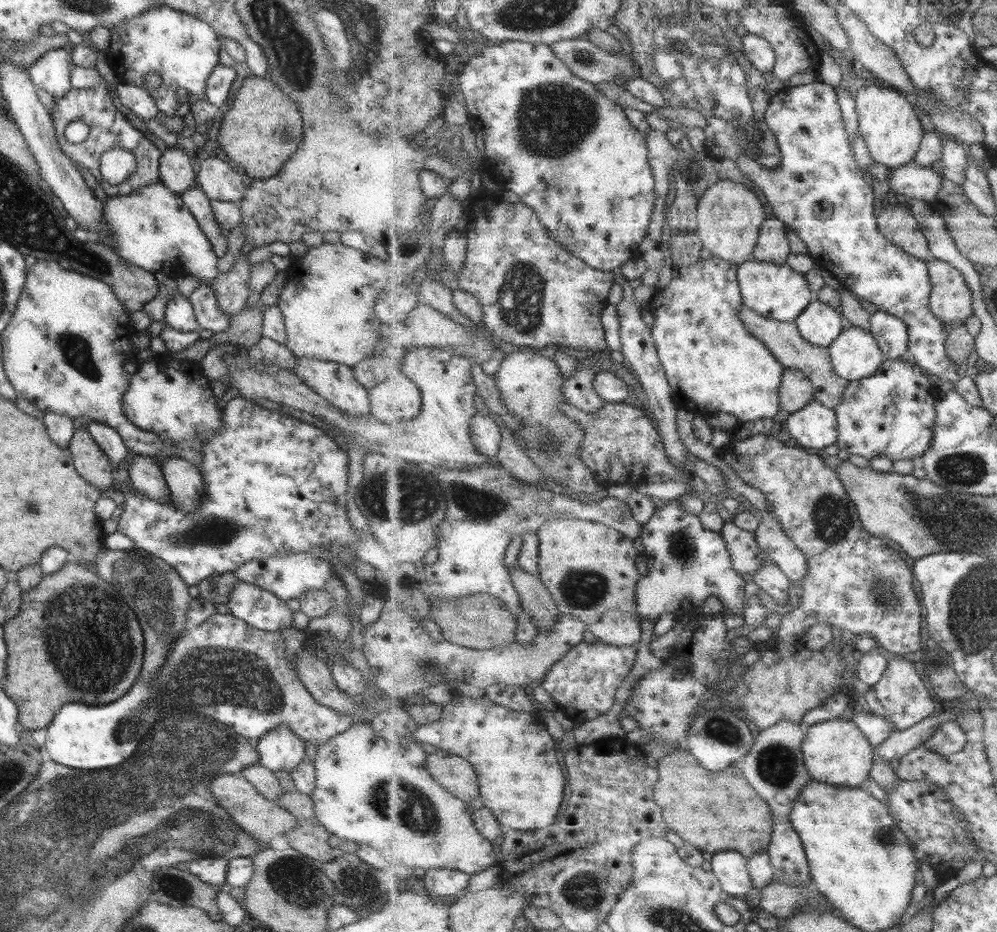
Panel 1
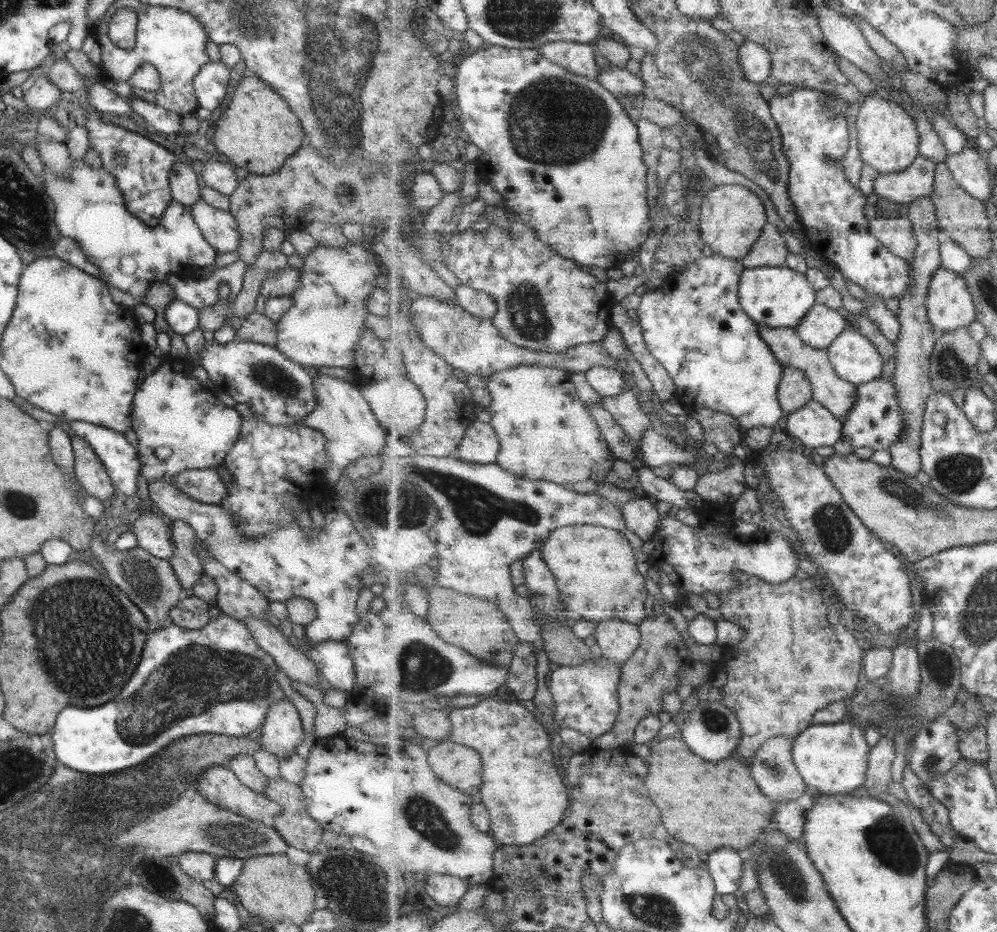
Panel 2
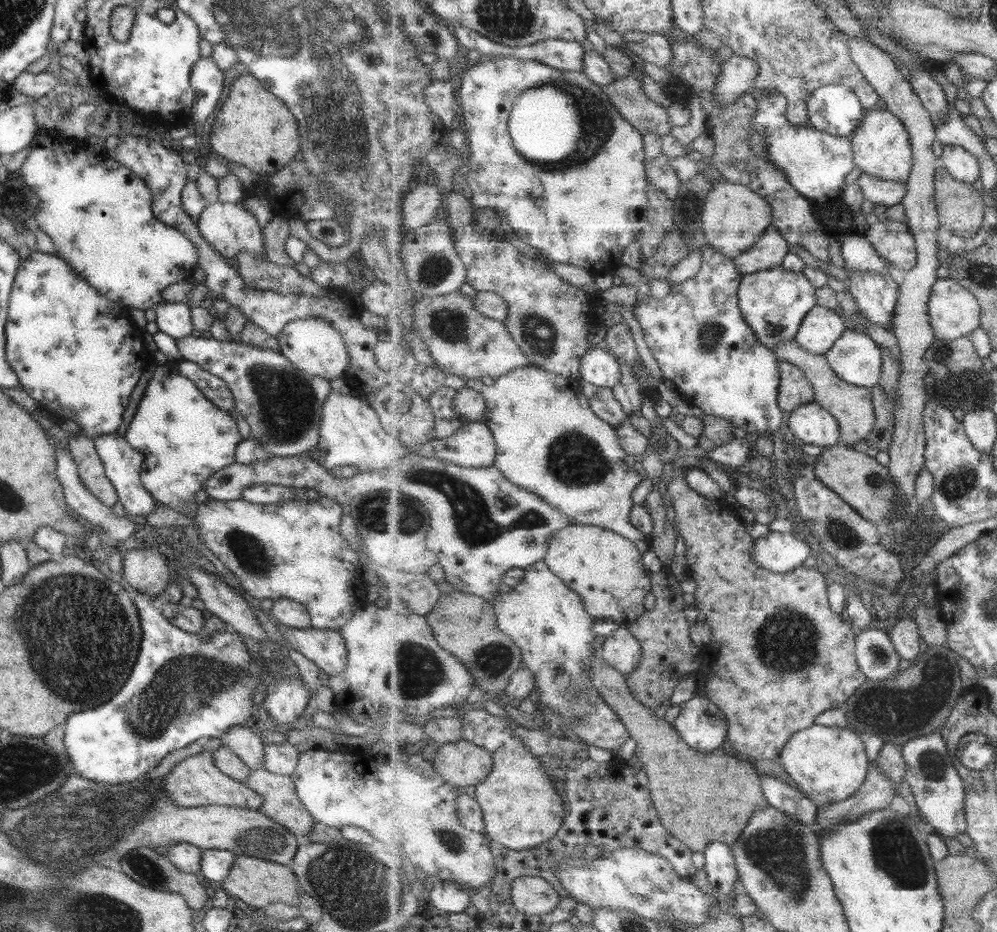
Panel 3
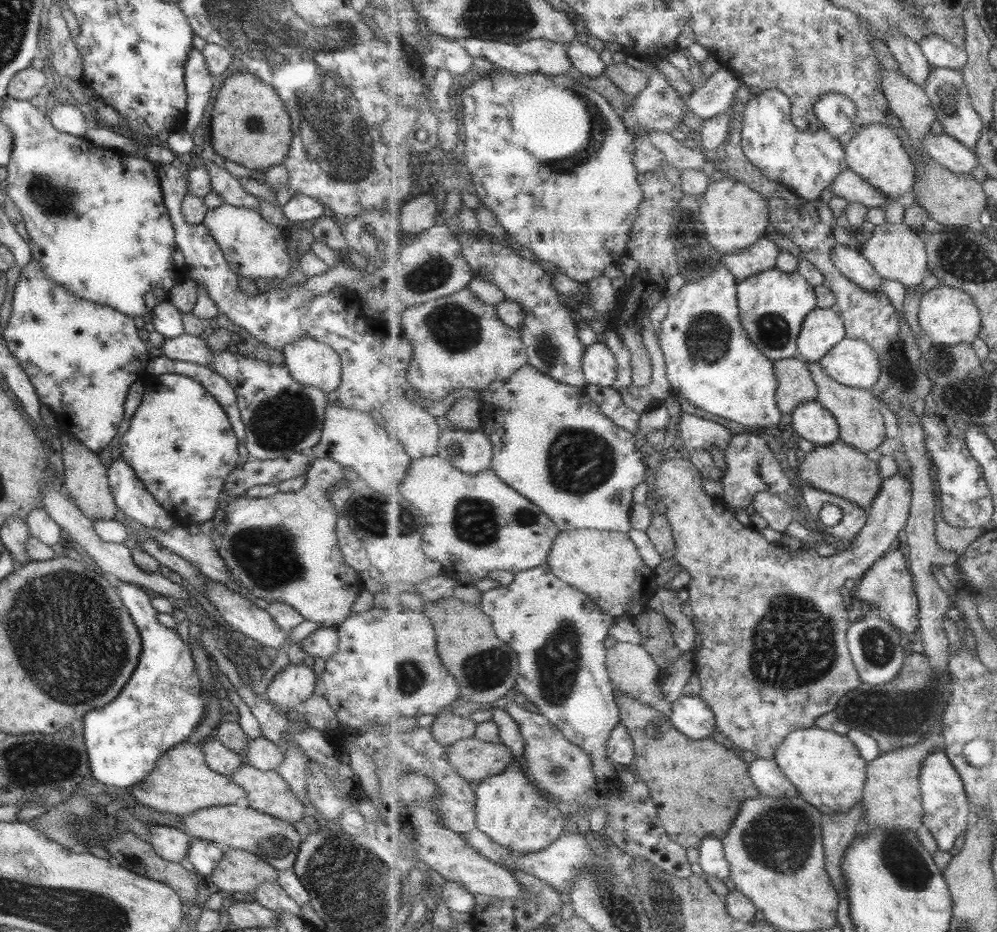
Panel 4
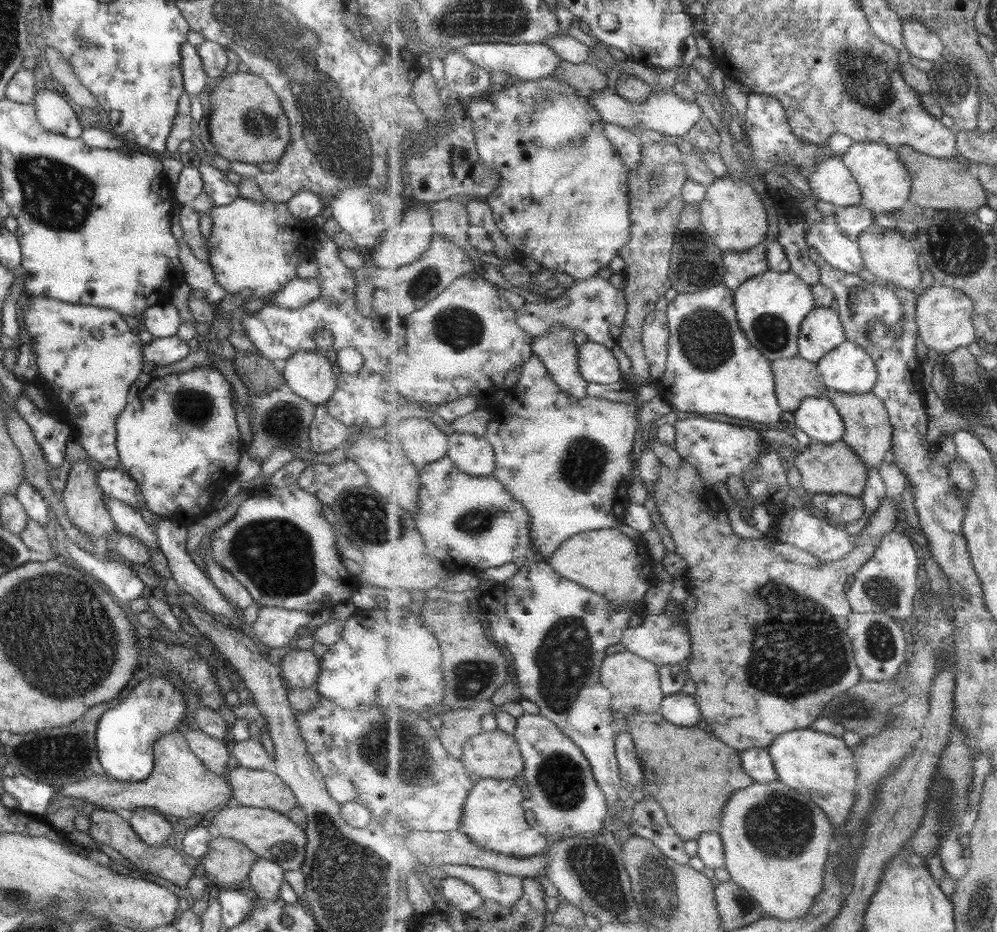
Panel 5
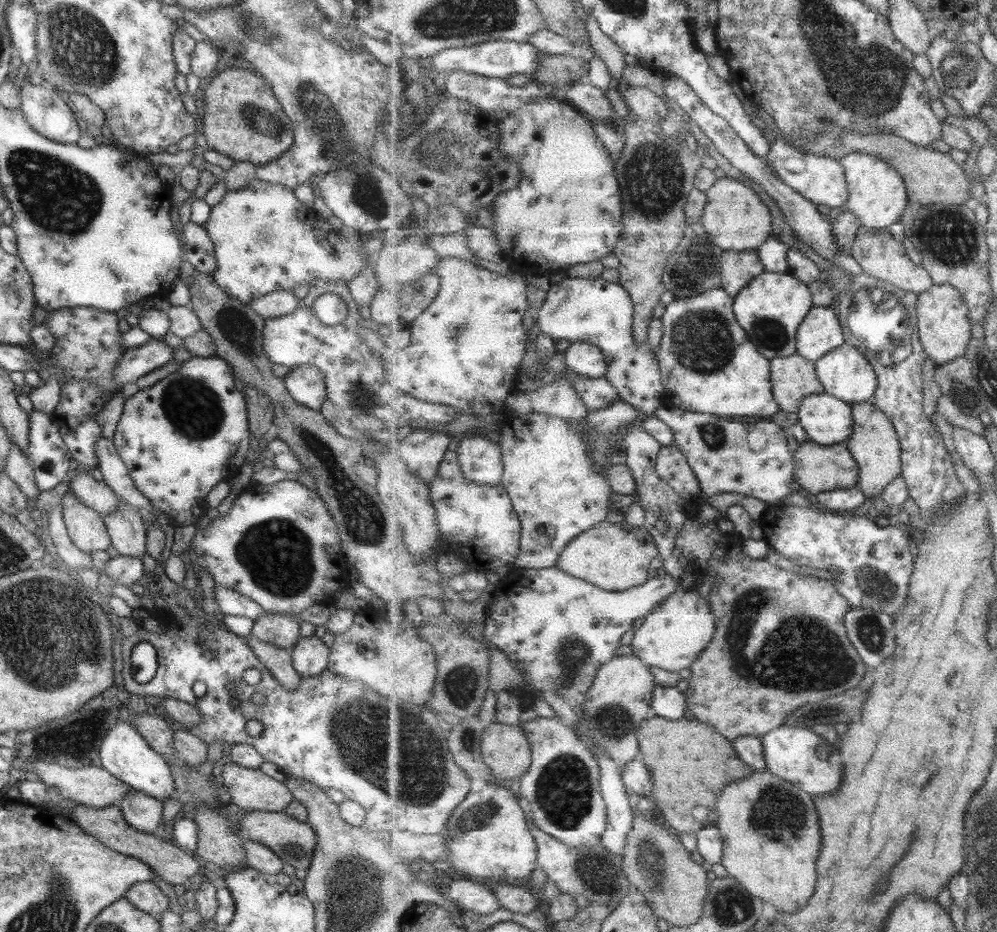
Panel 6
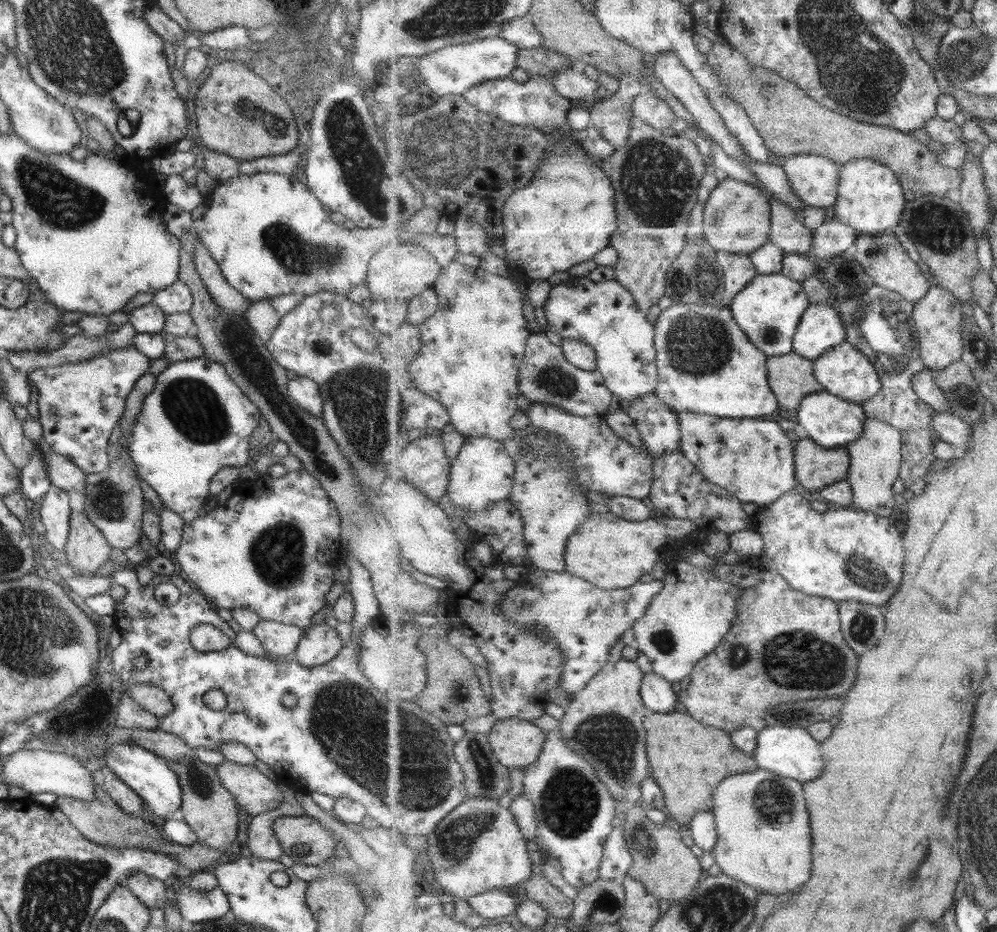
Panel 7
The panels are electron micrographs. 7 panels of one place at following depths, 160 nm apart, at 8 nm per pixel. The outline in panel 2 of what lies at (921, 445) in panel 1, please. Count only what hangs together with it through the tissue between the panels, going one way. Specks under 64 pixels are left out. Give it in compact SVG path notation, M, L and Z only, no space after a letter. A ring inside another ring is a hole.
M893 376L888 379L879 377L868 383L858 384L858 395L854 407L846 414L842 438L853 448L867 448L874 452L888 450L904 434L904 410L898 397Z

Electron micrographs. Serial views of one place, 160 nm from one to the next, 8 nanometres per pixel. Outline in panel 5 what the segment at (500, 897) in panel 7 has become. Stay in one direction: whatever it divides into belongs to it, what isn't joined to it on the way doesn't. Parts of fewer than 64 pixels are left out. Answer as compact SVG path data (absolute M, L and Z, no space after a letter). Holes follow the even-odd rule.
M441 876L441 886L444 898L463 914L477 910L484 903L485 898L477 889L459 878Z

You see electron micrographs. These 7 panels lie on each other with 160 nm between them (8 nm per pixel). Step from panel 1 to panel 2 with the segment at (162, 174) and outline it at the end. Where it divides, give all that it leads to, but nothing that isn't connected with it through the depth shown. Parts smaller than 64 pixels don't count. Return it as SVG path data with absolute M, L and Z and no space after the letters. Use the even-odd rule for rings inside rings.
M175 161L172 166L171 173L167 176L171 199L191 208L200 198L201 182L197 179L197 174L193 173L189 163Z

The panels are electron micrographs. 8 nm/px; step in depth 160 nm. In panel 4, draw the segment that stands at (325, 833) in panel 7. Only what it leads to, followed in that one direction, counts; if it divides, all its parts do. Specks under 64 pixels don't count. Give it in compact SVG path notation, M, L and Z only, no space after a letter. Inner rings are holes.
M213 805L198 808L193 812L181 815L183 830L190 840L207 840L223 848L239 848L258 856L277 871L291 868L294 863L301 838L291 823L273 818L251 808L240 808L237 805Z

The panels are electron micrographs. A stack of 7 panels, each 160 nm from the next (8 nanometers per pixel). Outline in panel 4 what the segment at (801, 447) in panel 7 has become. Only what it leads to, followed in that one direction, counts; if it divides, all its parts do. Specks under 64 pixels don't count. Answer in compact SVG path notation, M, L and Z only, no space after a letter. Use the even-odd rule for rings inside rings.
M841 441L828 445L818 445L809 454L804 454L803 457L803 462L799 462L801 482L807 482L825 492L846 497L847 500L867 510L878 498L879 491L882 490L884 478L880 472L878 461L873 462L867 454L860 452L853 445Z

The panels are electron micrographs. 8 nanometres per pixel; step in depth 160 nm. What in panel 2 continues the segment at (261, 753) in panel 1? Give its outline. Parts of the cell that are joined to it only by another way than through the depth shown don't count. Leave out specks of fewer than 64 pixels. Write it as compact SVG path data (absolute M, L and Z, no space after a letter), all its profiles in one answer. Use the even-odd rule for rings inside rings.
M282 698L269 707L255 737L260 748L279 760L296 754L295 748L301 744L303 734L295 707Z

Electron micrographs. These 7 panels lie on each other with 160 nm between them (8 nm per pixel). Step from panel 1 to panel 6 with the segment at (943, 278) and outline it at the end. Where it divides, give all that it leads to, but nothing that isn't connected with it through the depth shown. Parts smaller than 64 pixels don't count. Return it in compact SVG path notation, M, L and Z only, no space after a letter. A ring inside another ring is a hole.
M950 284L934 285L917 296L918 330L920 341L936 366L963 356L970 347L971 318L962 292Z

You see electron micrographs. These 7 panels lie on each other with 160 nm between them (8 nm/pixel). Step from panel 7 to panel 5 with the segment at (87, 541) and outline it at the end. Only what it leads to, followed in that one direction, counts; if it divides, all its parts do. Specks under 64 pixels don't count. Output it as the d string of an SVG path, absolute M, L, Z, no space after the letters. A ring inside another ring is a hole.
M84 460L71 462L60 498L68 519L91 540L97 540L99 536L107 537L115 528L113 519L105 506L102 490L96 483L96 473Z

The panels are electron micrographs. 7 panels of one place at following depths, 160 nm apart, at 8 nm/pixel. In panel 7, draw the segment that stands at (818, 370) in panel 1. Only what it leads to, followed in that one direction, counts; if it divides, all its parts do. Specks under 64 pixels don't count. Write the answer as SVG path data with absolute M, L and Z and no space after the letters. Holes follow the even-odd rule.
M867 417L863 436L845 446L851 456L850 474L847 480L854 490L852 508L879 516L891 516L893 506L895 506L893 484L900 478L902 468L902 432L887 421Z

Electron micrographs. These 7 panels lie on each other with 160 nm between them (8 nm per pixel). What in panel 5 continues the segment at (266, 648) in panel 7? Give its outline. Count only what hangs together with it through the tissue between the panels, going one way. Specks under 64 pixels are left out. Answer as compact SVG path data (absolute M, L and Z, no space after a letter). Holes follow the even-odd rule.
M260 607L251 624L253 634L267 647L280 651L291 647L297 630L308 622L309 614L277 607Z

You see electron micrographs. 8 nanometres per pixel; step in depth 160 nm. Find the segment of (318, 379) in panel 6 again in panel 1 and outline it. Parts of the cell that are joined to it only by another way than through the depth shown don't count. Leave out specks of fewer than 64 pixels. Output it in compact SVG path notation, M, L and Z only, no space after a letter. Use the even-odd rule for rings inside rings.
M322 243L317 247L309 247L305 256L299 260L299 264L295 266L295 286L291 288L287 284L287 294L285 294L285 288L282 288L280 297L276 302L276 306L279 307L281 316L283 317L283 325L286 334L286 339L282 343L285 345L295 357L307 357L317 360L324 360L327 362L342 364L348 367L352 367L355 363L361 362L366 357L371 356L374 352L376 343L380 342L381 334L379 332L379 322L376 320L374 314L374 307L377 295L385 288L390 287L400 277L399 270L394 266L388 257L383 256L379 251L371 248L367 253L361 252L361 250L355 250L355 248L348 248L341 243L326 244Z

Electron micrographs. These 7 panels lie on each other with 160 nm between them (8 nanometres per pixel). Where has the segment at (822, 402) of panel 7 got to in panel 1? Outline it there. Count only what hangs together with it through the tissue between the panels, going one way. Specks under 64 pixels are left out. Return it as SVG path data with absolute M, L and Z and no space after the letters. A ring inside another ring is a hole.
M813 400L805 408L790 413L787 428L791 441L801 447L827 448L838 442L838 413L821 401Z

